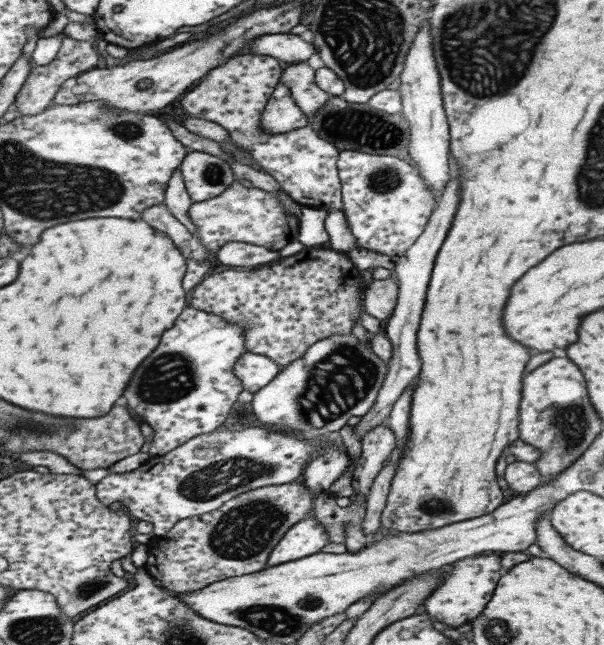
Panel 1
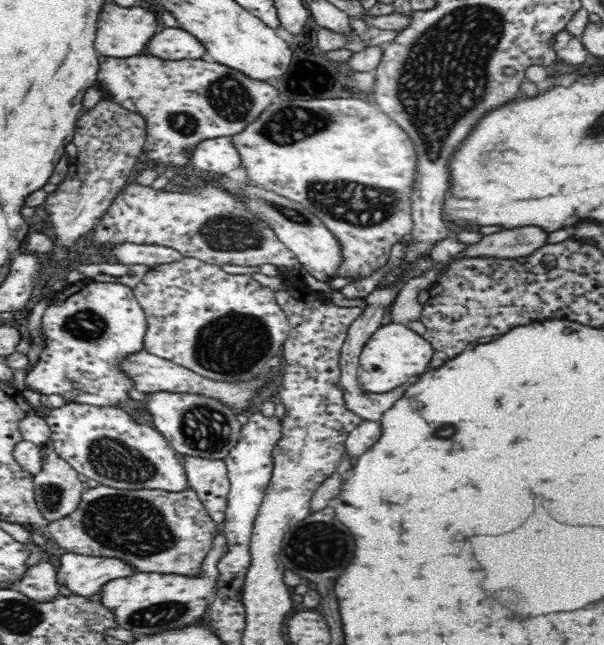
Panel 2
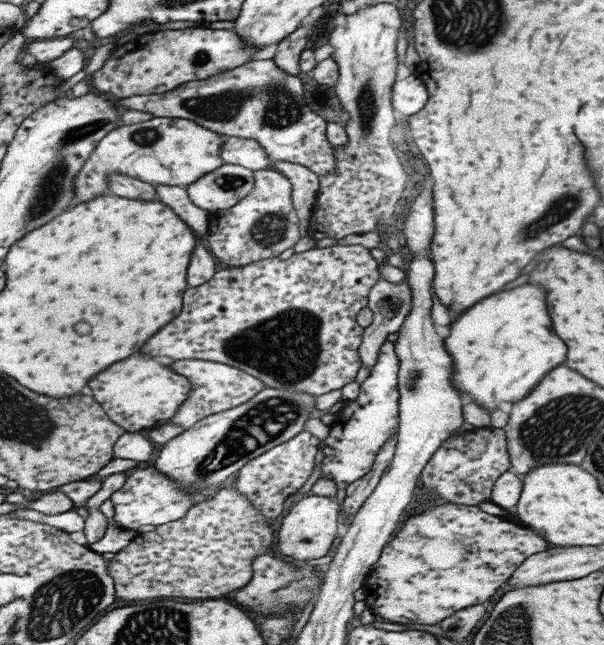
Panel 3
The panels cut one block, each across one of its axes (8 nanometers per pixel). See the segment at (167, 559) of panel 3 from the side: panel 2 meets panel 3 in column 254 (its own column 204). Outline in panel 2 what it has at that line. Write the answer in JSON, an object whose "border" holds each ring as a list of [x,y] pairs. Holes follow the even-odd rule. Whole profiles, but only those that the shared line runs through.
{"border":[[[99,484],[83,490],[76,510],[67,517],[52,521],[48,530],[56,544],[67,552],[119,558],[131,564],[138,573],[194,576],[204,570],[204,557],[212,550],[213,538],[221,531],[221,527],[211,519],[198,495],[190,488],[173,493],[156,489],[124,490]]]}

